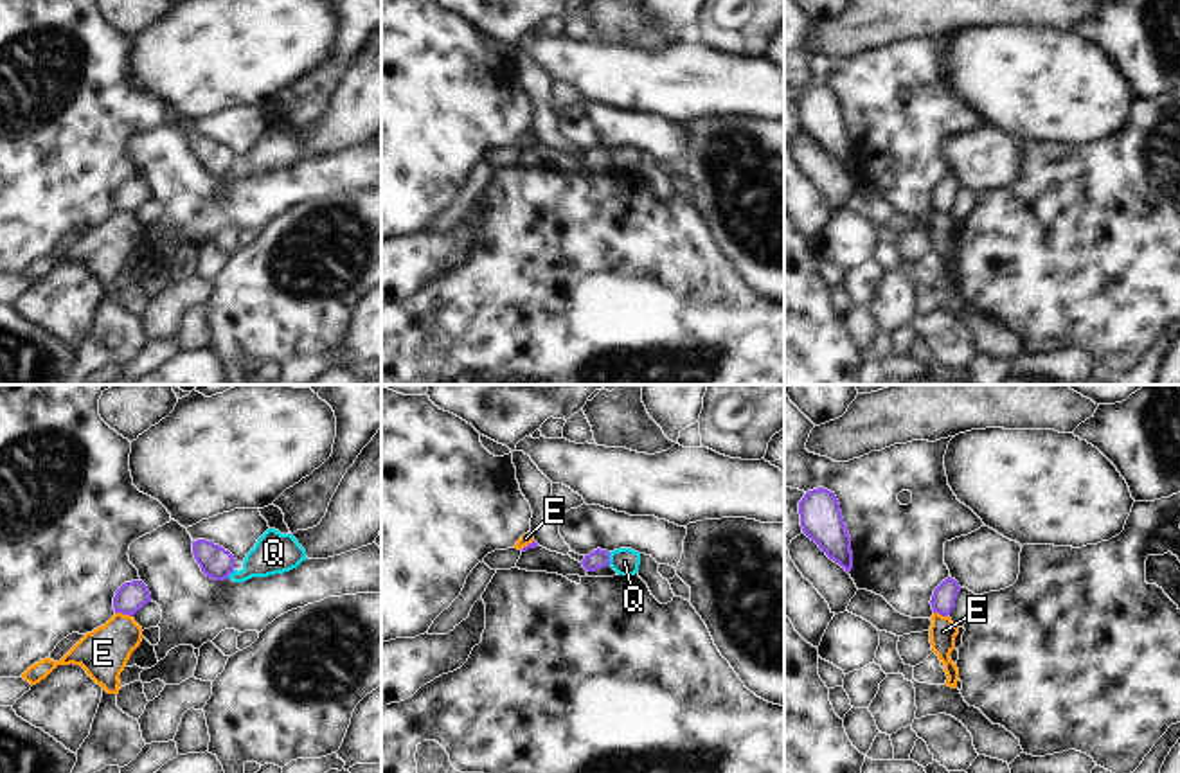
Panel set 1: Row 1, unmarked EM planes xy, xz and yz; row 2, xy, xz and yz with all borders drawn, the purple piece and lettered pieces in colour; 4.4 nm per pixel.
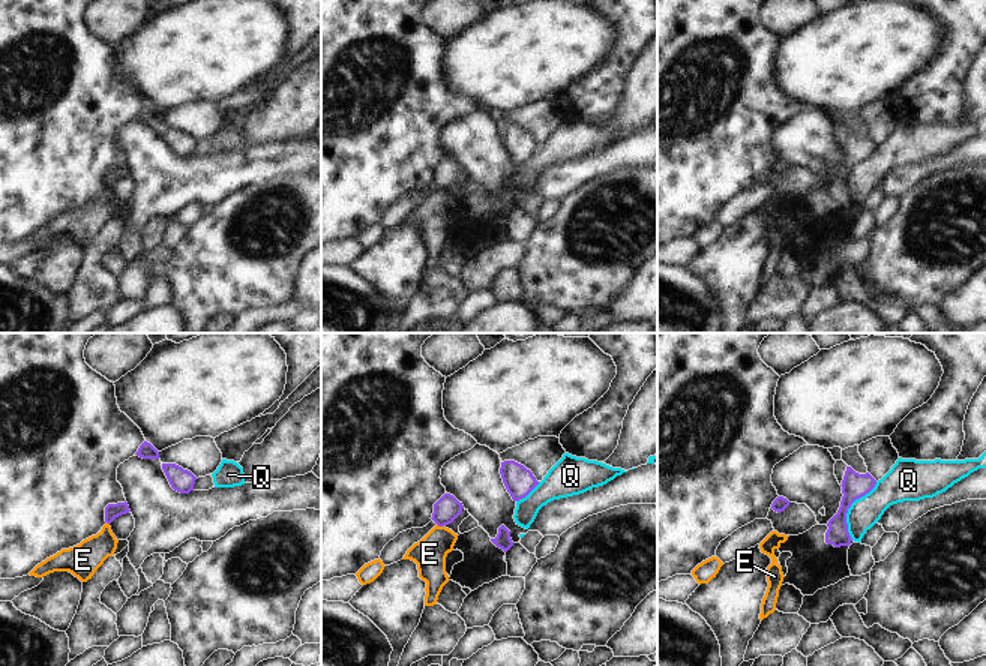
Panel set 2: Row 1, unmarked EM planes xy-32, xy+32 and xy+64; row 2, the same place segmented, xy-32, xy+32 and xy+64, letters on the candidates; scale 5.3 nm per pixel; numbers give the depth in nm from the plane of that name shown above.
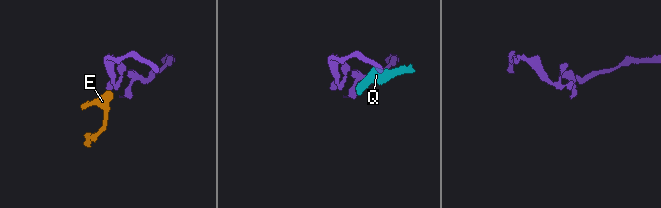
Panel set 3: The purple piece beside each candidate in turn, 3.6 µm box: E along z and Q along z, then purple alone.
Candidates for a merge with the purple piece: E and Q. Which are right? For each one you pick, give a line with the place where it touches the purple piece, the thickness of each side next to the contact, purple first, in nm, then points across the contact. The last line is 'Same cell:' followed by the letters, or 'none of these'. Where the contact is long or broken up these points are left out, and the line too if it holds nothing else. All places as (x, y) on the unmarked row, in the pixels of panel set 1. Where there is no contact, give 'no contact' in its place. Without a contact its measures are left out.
Same cell: none of these

